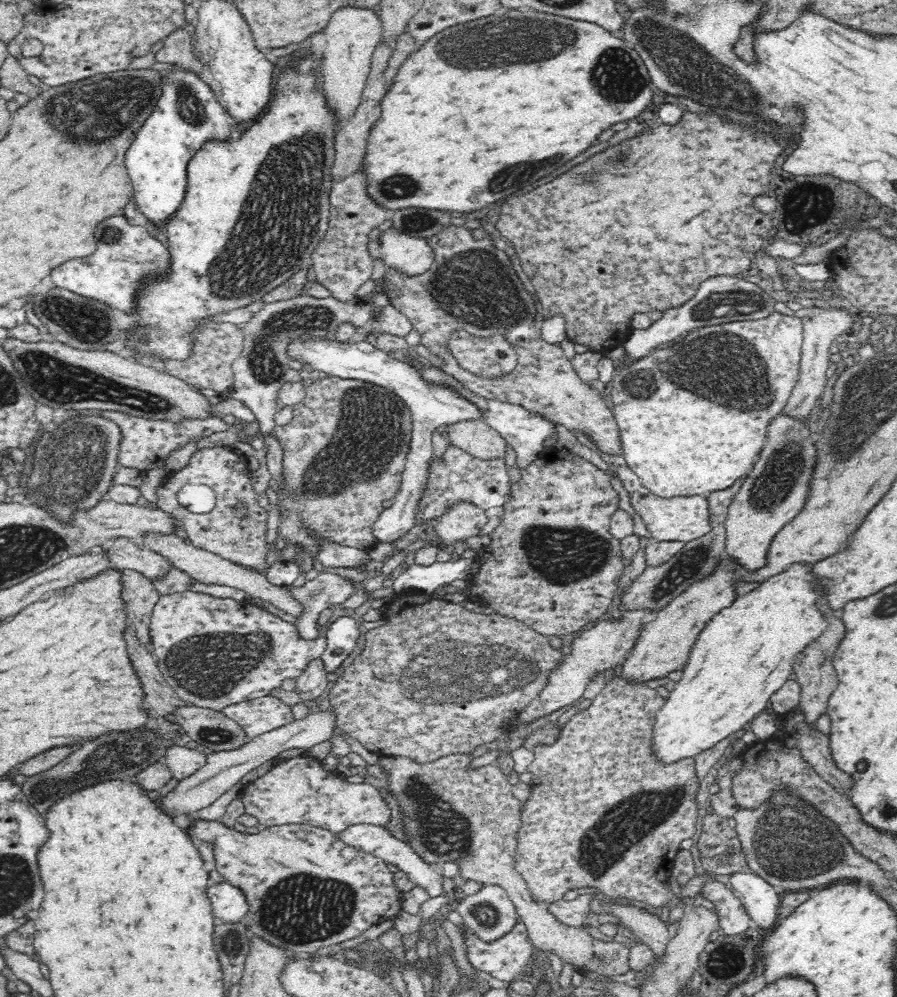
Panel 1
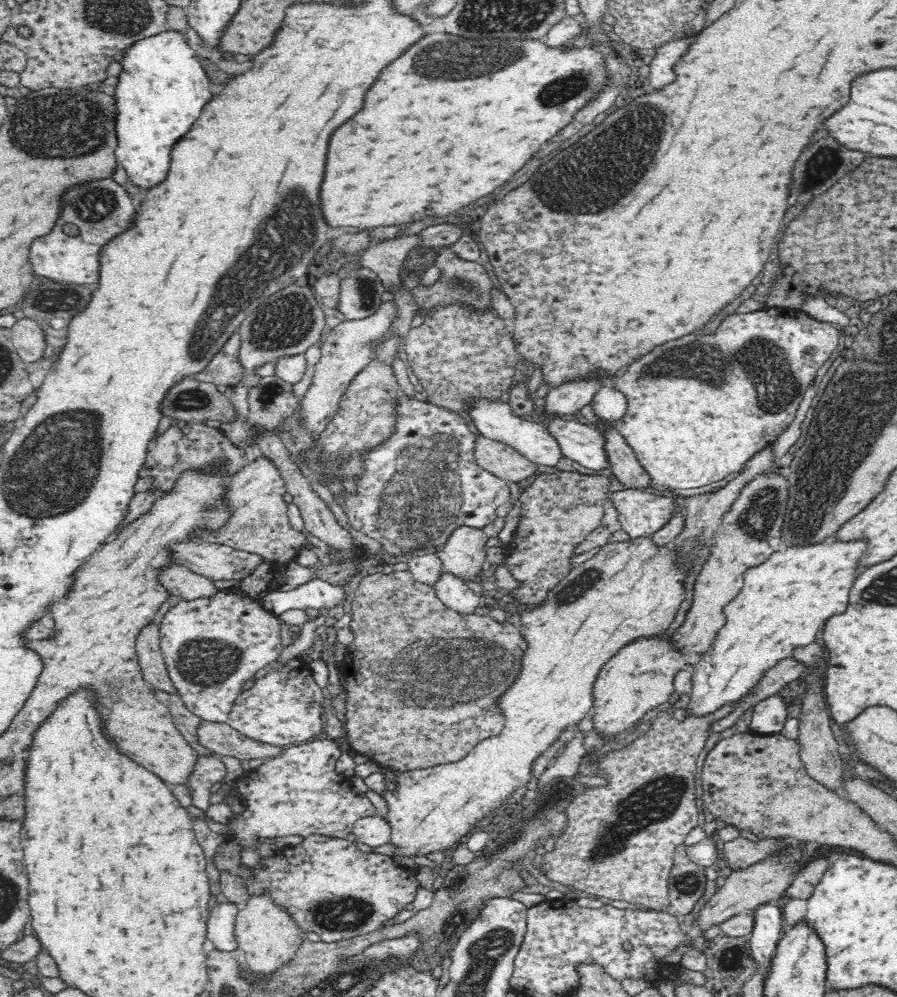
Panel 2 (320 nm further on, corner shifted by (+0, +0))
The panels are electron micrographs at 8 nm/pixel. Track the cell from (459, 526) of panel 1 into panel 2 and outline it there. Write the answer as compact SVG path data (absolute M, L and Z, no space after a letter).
M458 526L437 552L446 570L460 579L476 582L486 559L488 536L483 529Z

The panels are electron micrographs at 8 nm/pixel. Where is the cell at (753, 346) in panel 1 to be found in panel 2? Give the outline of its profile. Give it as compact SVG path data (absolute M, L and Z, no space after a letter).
M768 306L750 313L734 313L726 316L720 322L720 326L710 334L692 332L680 338L664 342L660 346L654 346L648 354L640 356L636 362L632 362L632 366L628 366L626 374L614 382L616 390L620 390L627 400L627 409L624 416L614 422L614 427L620 431L620 434L624 435L626 442L633 448L639 464L644 466L644 471L648 473L654 488L657 490L690 490L720 482L720 480L724 480L724 478L728 478L728 476L732 476L738 470L741 470L744 467L744 462L748 462L748 458L761 448L764 448L768 443L776 440L786 430L786 426L794 420L796 410L798 410L798 406L810 383L814 380L818 369L830 358L830 354L838 346L836 332L836 327L833 327L831 323L814 320L801 308L790 309L788 307Z

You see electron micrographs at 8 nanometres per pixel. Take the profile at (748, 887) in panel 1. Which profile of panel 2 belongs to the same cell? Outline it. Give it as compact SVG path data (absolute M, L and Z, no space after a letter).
M760 903L752 913L753 929L749 935L749 946L754 961L768 976L772 957L776 954L782 933L782 912L777 904Z

